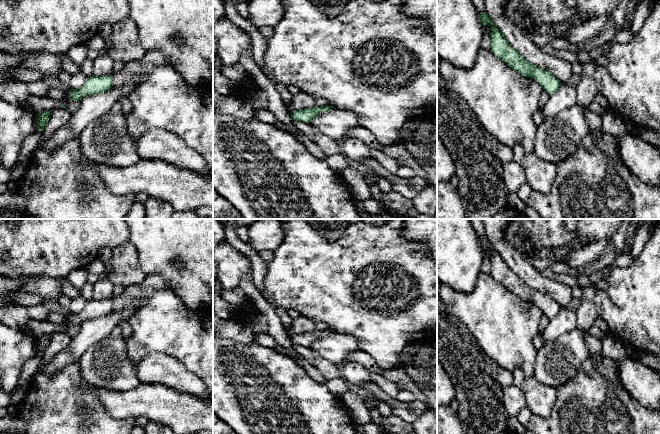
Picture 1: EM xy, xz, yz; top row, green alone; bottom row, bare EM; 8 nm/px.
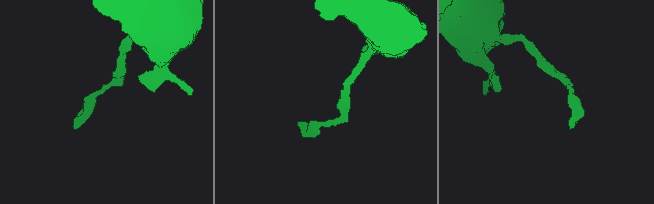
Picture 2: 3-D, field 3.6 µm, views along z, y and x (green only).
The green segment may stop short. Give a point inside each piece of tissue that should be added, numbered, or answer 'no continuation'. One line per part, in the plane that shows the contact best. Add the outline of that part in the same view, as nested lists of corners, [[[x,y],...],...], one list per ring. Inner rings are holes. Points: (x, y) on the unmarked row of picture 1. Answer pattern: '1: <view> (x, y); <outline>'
no continuation

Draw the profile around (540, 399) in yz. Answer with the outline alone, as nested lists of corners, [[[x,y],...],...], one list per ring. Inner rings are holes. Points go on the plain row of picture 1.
[[[519,367],[515,368],[512,374],[514,385],[525,397],[526,407],[539,417],[549,417],[557,399],[557,390],[542,384],[534,376],[527,376]]]

